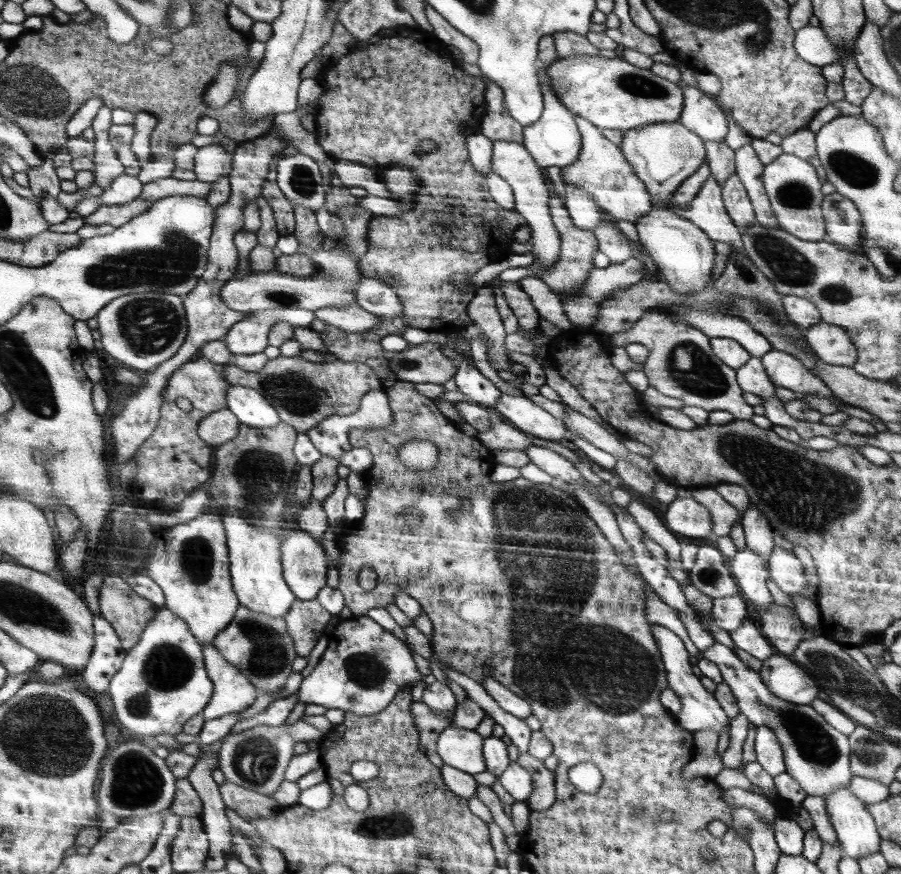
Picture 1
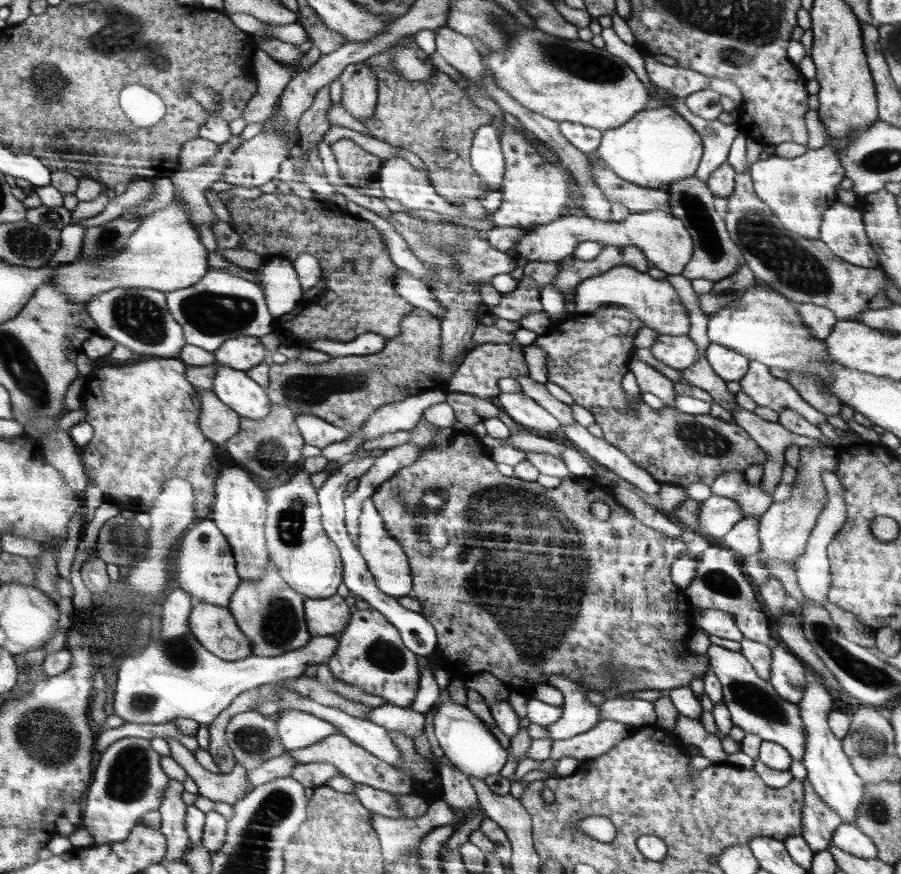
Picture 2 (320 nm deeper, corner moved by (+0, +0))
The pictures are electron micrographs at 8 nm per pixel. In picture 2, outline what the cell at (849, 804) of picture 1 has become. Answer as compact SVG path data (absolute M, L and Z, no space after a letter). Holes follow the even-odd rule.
M822 680L807 682L802 699L798 702L802 710L803 726L806 728L806 754L803 764L807 771L808 782L818 798L840 815L842 824L856 826L855 816L858 815L860 804L864 800L864 781L855 772L850 758L843 751L842 741L831 731L828 724L832 704L834 704L832 695Z

